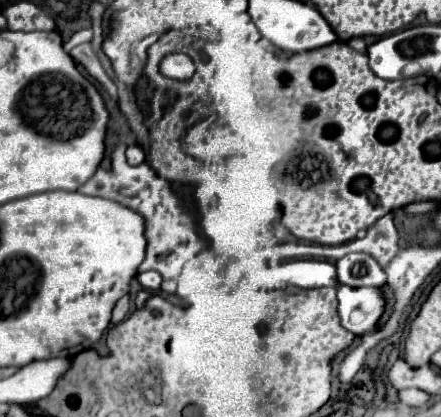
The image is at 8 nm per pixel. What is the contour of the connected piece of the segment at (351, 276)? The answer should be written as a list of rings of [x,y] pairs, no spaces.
[[[355,252],[337,260],[337,280],[347,286],[377,286],[385,284],[383,268],[369,254]]]

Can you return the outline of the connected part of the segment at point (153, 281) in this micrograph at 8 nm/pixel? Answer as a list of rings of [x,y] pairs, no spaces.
[[[141,272],[141,274],[137,274],[137,280],[141,282],[143,288],[147,288],[151,292],[157,292],[161,288],[161,282],[163,282],[161,274],[157,274],[157,272]]]

